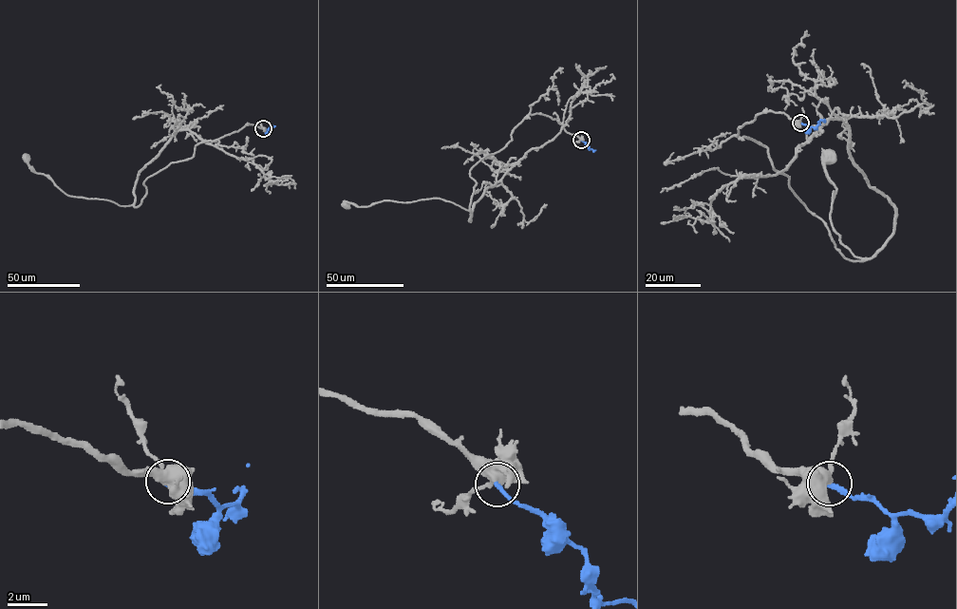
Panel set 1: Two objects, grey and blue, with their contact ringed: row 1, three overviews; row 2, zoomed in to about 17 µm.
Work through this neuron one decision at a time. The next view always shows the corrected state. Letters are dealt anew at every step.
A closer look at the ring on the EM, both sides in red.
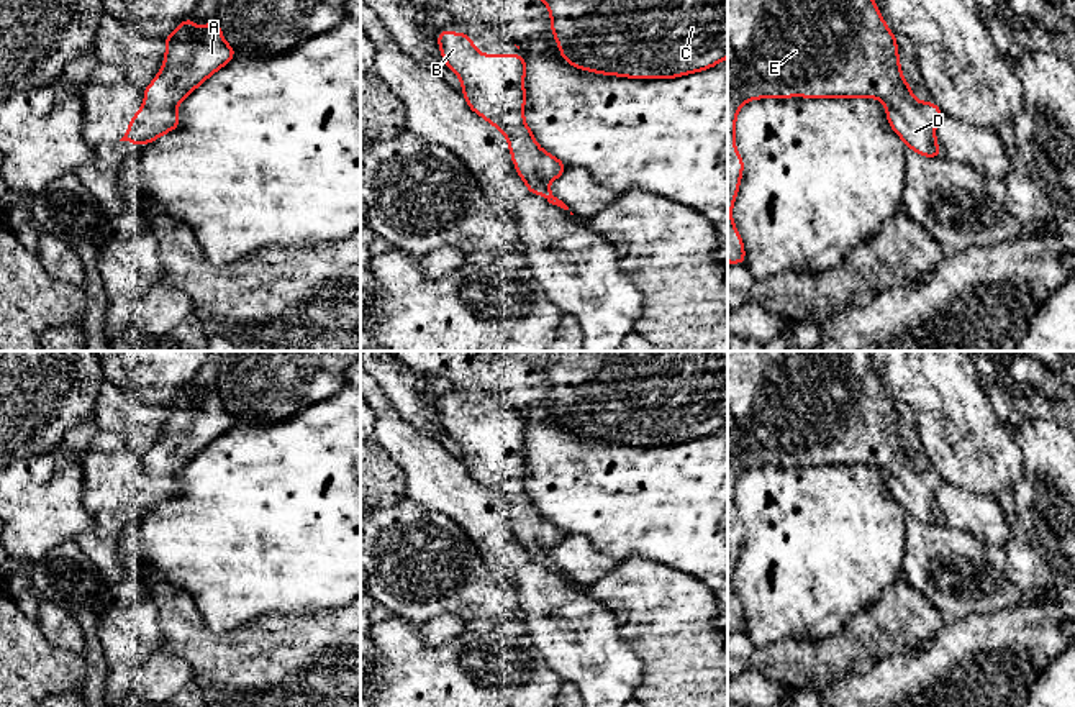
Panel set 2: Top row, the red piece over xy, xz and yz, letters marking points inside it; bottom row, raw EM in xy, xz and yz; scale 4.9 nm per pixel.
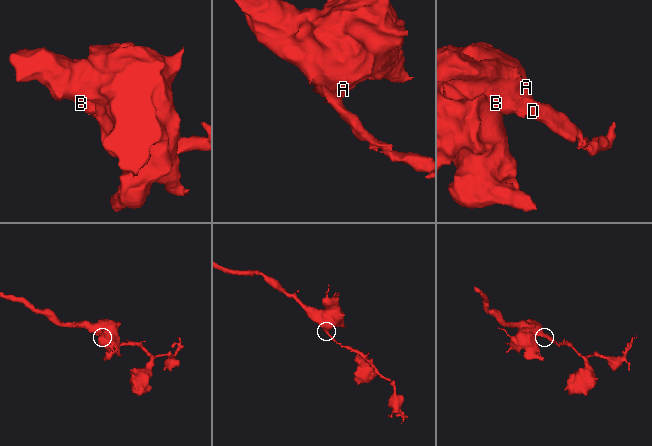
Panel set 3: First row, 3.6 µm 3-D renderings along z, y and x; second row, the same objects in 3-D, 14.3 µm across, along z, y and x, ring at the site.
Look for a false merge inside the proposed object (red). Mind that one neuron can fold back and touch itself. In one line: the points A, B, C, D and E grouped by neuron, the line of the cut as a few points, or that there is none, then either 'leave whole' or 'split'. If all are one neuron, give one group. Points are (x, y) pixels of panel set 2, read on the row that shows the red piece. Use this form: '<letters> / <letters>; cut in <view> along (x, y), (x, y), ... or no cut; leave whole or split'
A B C D E; no cut; leave whole

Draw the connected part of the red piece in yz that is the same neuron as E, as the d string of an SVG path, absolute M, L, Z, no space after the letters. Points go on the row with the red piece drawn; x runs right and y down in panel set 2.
M728 0L728 262L746 264L741 233L731 210L739 192L744 159L734 148L739 108L755 98L857 98L885 103L890 128L906 148L923 157L944 157L936 141L936 123L946 115L932 100L918 102L901 74L896 34L893 34L873 0Z

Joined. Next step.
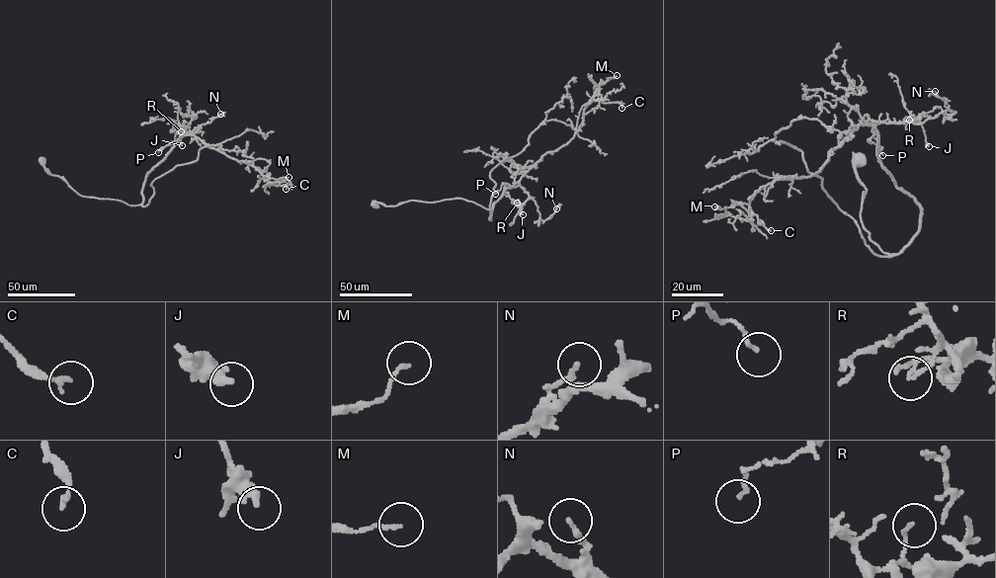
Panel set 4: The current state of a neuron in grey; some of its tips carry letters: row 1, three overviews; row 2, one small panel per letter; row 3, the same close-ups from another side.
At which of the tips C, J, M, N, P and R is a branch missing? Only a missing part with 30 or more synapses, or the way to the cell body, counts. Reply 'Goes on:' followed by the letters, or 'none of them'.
Goes on: none of them

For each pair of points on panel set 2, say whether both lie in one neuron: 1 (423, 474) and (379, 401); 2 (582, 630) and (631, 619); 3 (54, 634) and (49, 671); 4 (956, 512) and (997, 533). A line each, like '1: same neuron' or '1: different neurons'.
1: same neuron
2: different neurons
3: different neurons
4: same neuron

